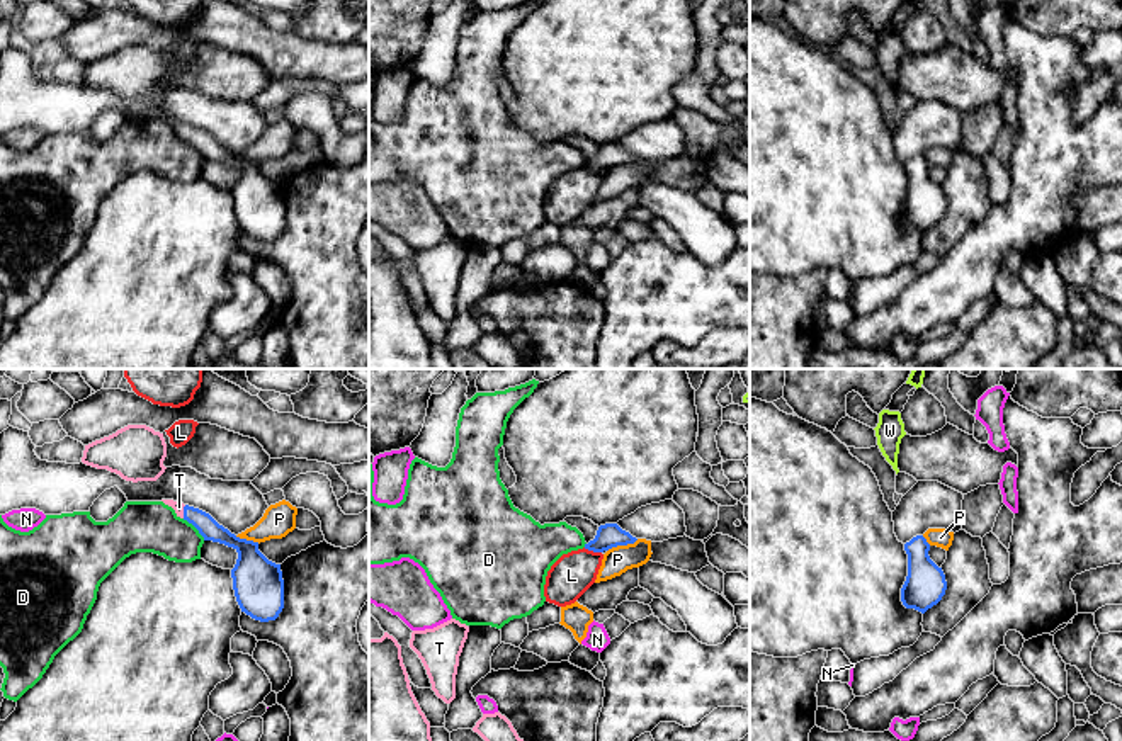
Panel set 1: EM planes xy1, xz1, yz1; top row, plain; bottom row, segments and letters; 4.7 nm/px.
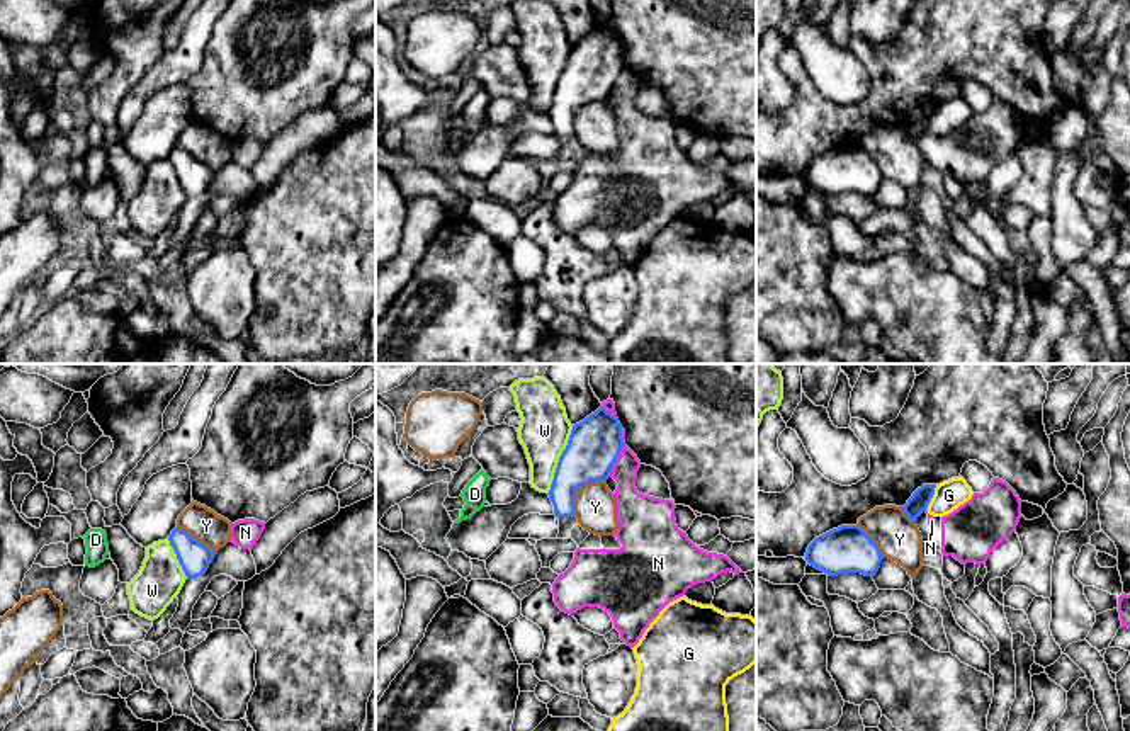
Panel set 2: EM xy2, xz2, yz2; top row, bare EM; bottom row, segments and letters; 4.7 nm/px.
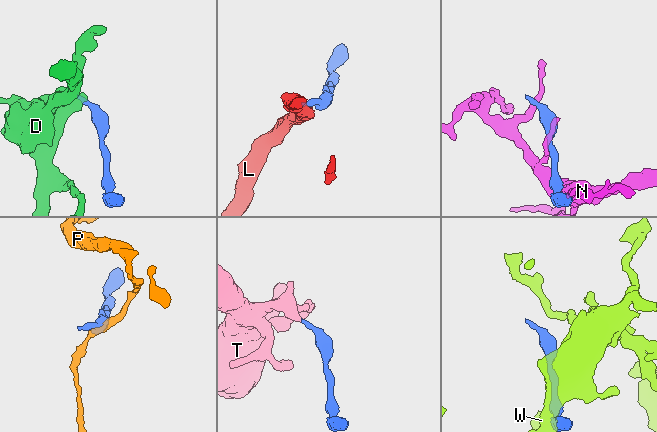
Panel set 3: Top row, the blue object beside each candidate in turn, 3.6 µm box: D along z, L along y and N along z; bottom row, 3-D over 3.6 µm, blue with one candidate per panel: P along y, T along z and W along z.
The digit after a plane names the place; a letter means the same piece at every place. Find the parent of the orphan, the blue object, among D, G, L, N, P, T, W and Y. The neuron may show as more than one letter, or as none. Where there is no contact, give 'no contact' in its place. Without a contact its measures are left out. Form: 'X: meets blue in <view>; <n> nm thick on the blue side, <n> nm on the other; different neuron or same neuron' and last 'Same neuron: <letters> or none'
D: meets blue in xy1; 100 nm thick on the blue side, 240 nm on the other; different neuron
G: meets blue in yz2; 90 nm thick on the blue side, 140 nm on the other; different neuron
L: meets blue in xz1; 120 nm thick on the blue side, 200 nm on the other; different neuron
N: meets blue in xz2; 240 nm thick on the blue side, 160 nm on the other; different neuron
P: meets blue in xz1; 120 nm thick on the blue side, 130 nm on the other; different neuron
T: meets blue in xy1; 100 nm thick on the blue side, 50 nm on the other; same neuron
W: meets blue in xz2; 240 nm thick on the blue side, 240 nm on the other; different neuron
Y: meets blue in xz2; 240 nm thick on the blue side, 200 nm on the other; different neuron
Same neuron: T

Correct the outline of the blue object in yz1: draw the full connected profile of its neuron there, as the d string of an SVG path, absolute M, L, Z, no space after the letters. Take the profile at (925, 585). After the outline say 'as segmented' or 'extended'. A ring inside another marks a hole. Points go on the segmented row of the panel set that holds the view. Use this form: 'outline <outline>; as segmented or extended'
outline M916 535L906 542L904 551L908 554L908 576L901 588L901 602L906 608L925 614L945 595L945 574L930 559L930 544L923 535Z; as segmented

